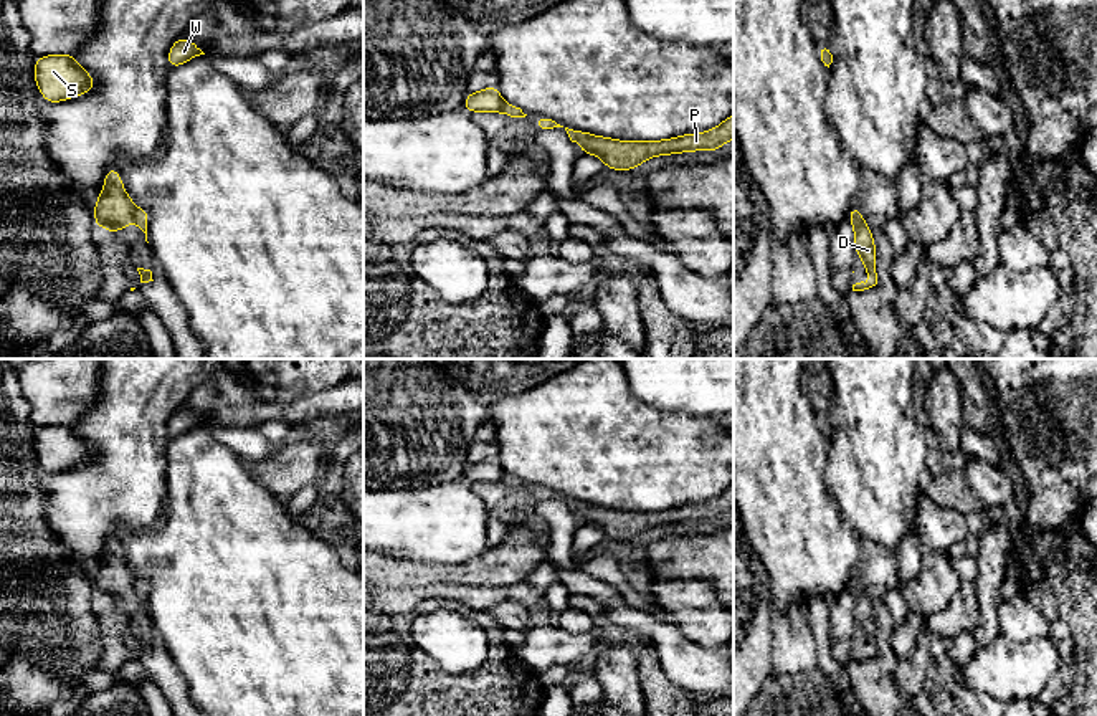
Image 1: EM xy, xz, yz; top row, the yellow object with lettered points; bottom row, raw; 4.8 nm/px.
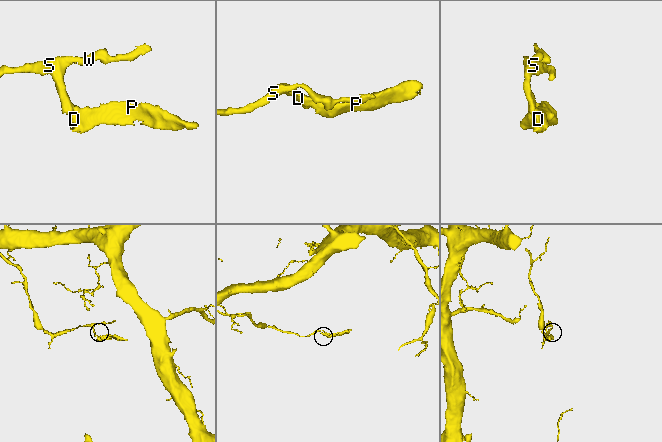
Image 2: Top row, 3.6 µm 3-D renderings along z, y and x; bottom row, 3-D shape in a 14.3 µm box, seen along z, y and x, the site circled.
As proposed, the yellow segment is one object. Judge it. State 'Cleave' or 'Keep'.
Cleave

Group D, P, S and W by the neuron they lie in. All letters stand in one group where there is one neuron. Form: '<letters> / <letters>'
D P / S W

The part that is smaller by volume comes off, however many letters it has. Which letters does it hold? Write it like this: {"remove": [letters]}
{"remove": ["D", "P"]}

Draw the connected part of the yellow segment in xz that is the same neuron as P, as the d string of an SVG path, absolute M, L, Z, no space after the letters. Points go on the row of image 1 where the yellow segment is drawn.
M734 114L720 126L700 132L684 134L666 141L615 141L595 134L563 127L572 142L582 144L582 154L593 154L603 159L605 167L613 170L631 170L654 155L667 155L691 150L717 150L734 139Z

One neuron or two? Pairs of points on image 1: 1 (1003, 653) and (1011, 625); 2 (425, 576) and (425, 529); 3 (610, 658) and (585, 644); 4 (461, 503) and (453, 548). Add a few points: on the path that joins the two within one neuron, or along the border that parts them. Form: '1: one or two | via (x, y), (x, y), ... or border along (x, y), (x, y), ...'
1: two | border along (1002, 634), (1011, 640), (1046, 637)
2: two | border along (387, 556), (463, 564)
3: two | border along (597, 650), (585, 663)
4: one | via (453, 515), (453, 536)

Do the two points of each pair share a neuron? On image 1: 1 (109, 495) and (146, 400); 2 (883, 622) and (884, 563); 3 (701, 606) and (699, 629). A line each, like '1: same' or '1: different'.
1: same
2: same
3: same

